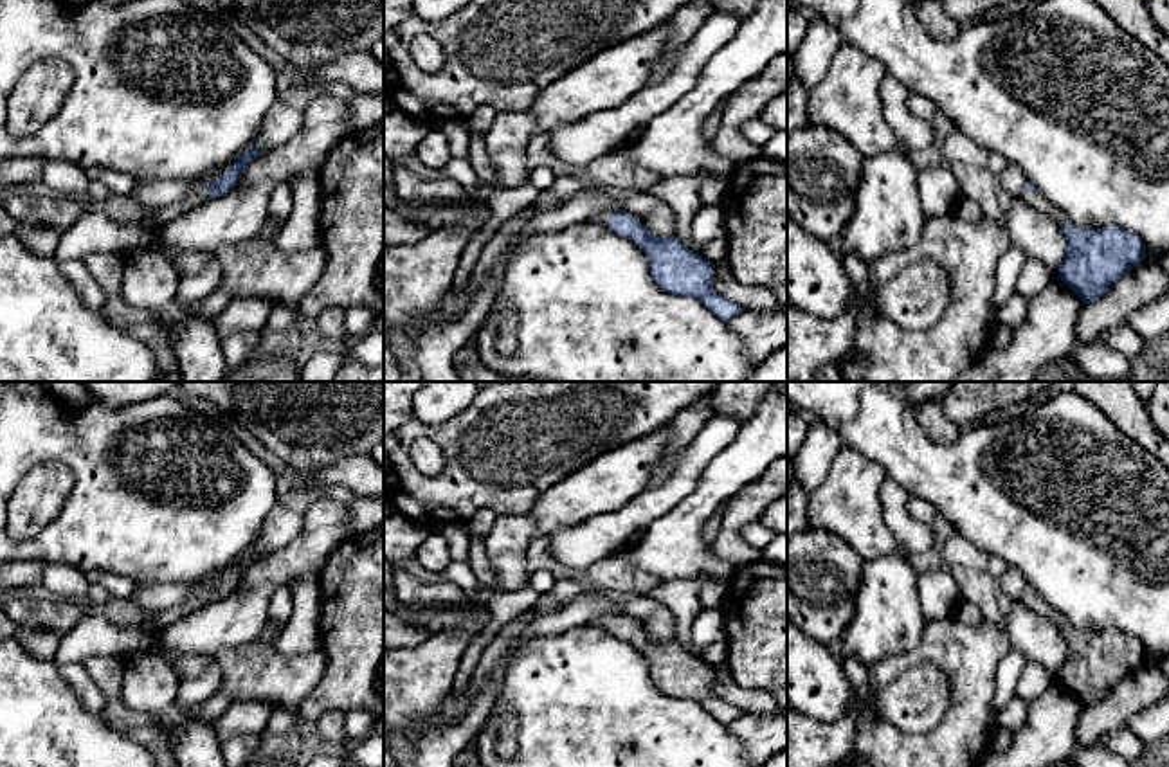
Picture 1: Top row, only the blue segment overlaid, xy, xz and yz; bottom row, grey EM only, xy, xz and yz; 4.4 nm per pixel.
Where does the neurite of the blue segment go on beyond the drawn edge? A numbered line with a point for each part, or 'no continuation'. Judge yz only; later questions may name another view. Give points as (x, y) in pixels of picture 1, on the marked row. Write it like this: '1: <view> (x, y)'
1: yz (1038, 202)

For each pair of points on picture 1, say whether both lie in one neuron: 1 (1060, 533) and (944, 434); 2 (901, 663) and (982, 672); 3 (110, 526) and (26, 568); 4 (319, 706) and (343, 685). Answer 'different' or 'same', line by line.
1: different
2: same
3: different
4: same

